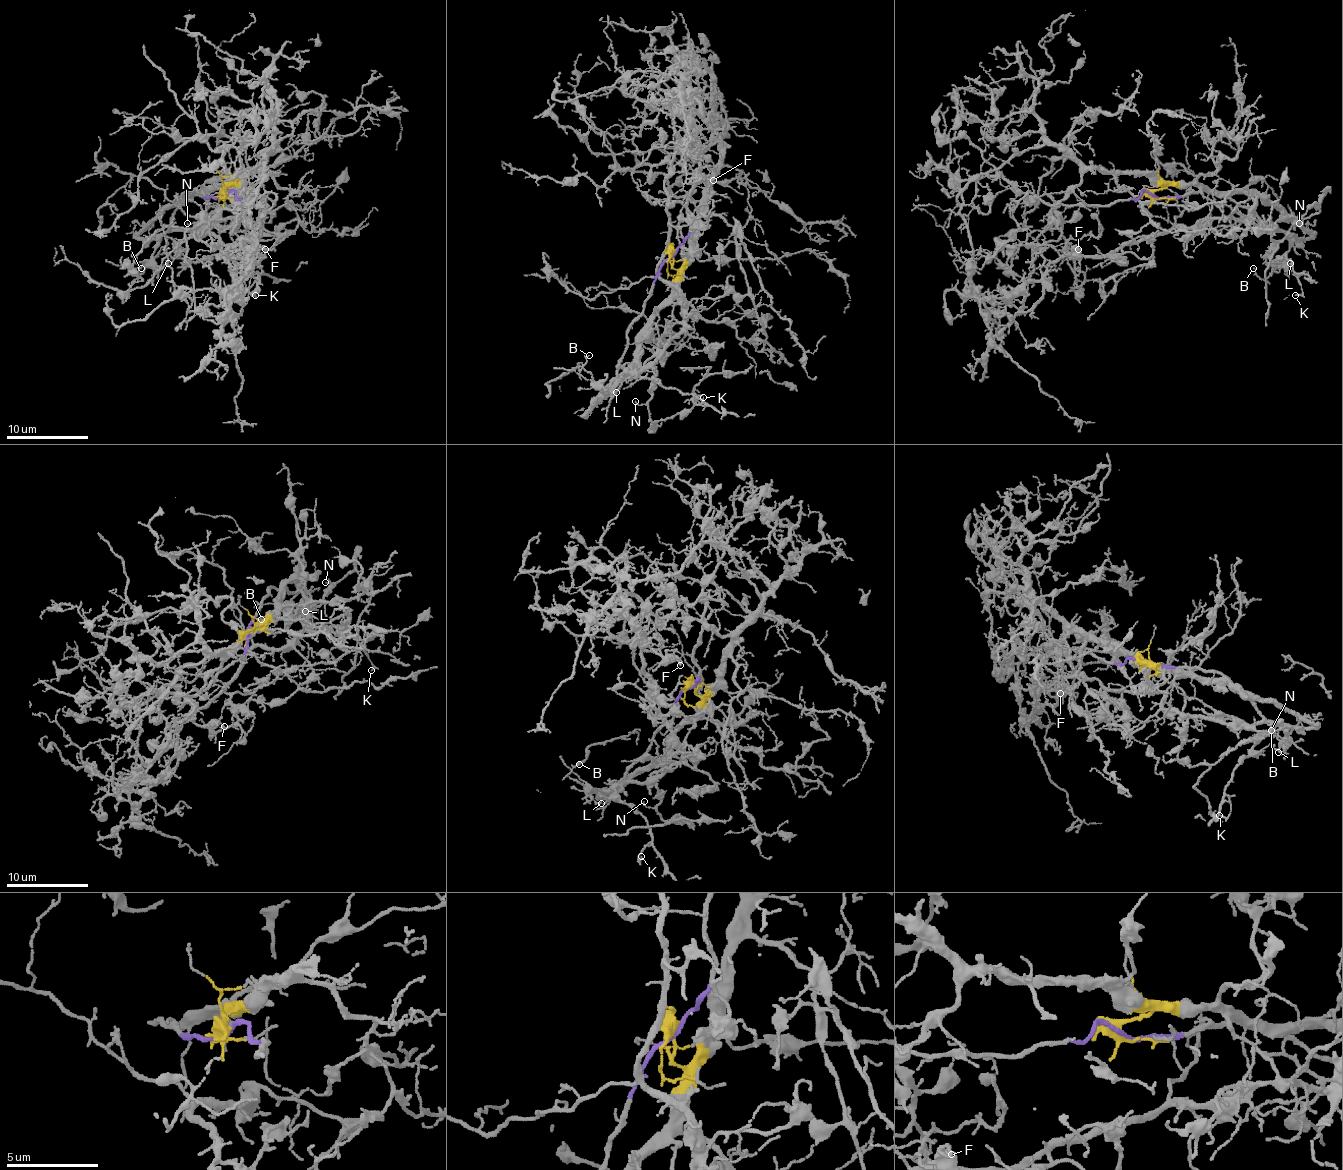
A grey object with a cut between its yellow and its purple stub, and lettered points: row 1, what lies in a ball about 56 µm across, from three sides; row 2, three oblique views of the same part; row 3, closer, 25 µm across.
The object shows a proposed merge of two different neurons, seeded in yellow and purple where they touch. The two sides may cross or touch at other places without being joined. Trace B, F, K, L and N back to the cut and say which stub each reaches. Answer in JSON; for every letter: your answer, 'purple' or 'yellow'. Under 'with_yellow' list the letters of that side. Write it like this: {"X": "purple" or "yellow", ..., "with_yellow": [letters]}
{"B": "purple", "F": "purple", "K": "purple", "L": "purple", "N": "purple", "with_yellow": []}

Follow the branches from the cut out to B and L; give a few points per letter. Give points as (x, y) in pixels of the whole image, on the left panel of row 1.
B: (223, 195), (207, 197), (186, 191), (178, 199), (170, 229), (142, 268)
L: (223, 195), (207, 197), (186, 191), (178, 199), (170, 229), (154, 252), (154, 264), (168, 264)

